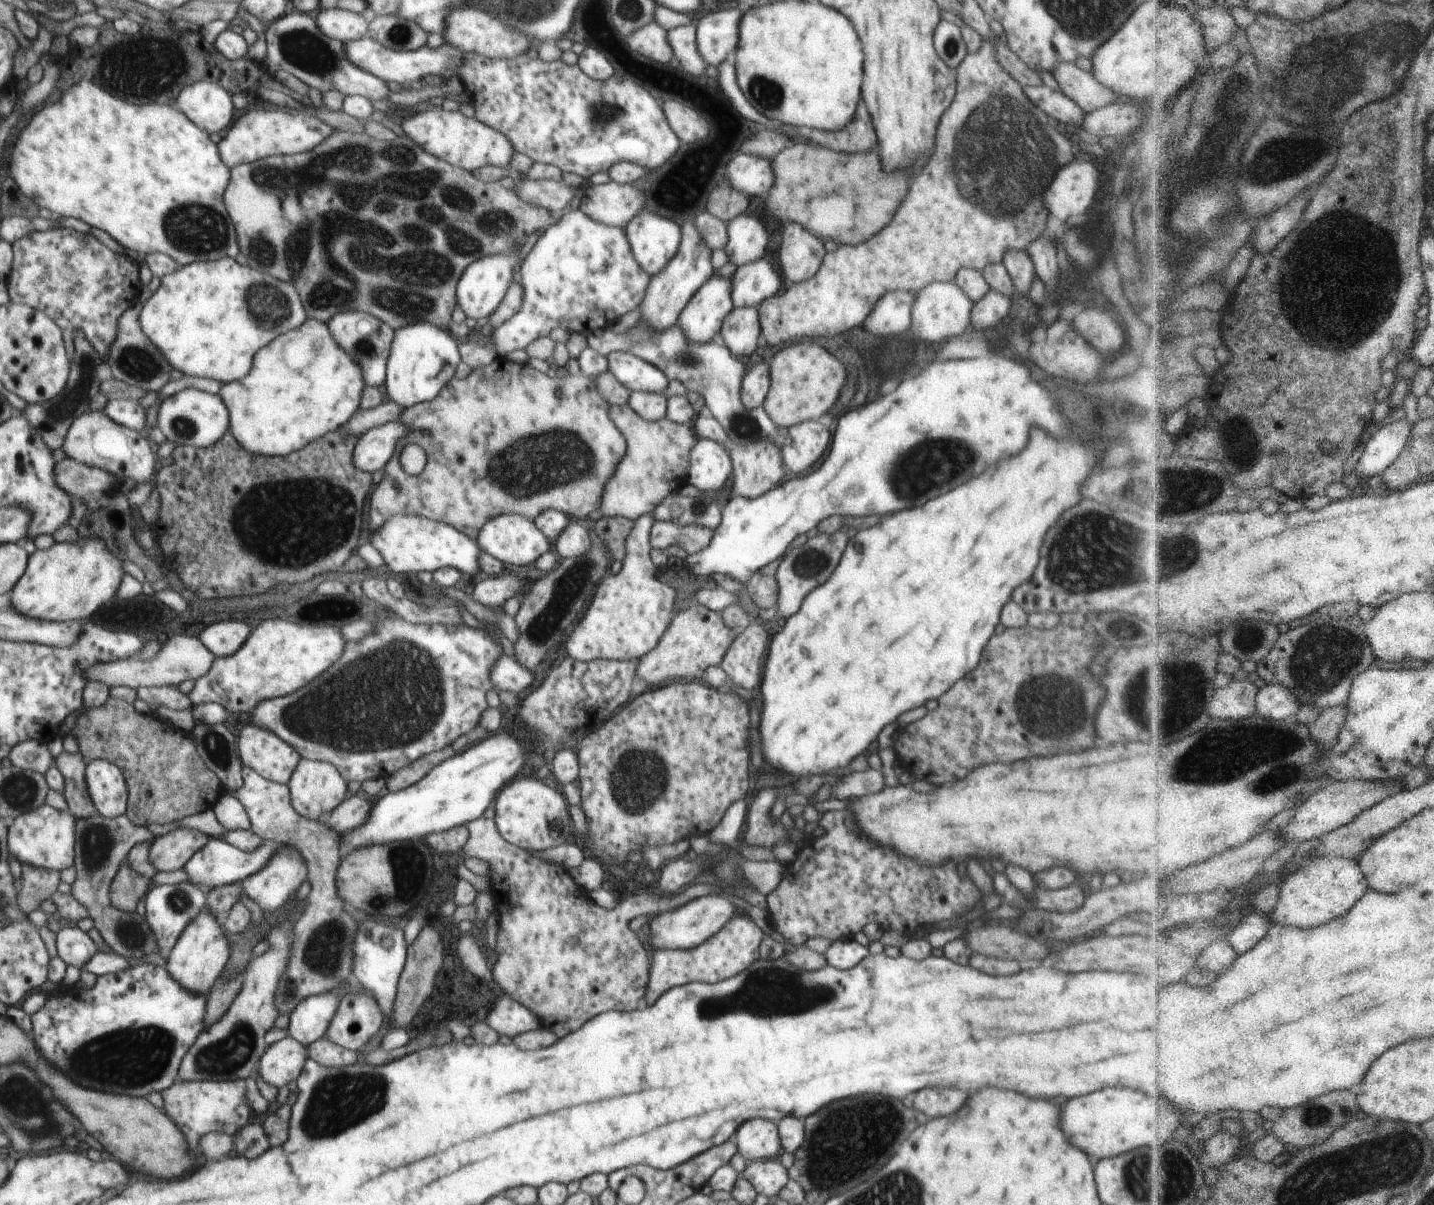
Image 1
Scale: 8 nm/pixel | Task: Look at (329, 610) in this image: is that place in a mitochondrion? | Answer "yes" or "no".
no

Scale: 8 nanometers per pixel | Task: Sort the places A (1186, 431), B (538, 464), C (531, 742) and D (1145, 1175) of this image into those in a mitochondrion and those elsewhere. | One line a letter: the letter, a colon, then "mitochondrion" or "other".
A: other
B: mitochondrion
C: other
D: mitochondrion

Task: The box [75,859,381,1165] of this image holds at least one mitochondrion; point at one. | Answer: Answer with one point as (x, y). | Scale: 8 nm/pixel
(236, 1047)

